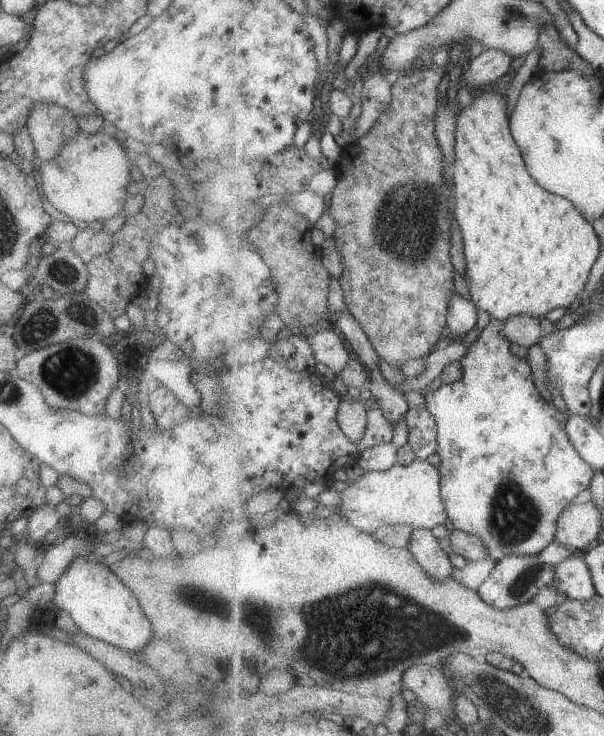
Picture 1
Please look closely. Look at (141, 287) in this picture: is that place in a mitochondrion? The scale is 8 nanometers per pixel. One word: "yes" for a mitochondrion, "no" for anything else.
no

